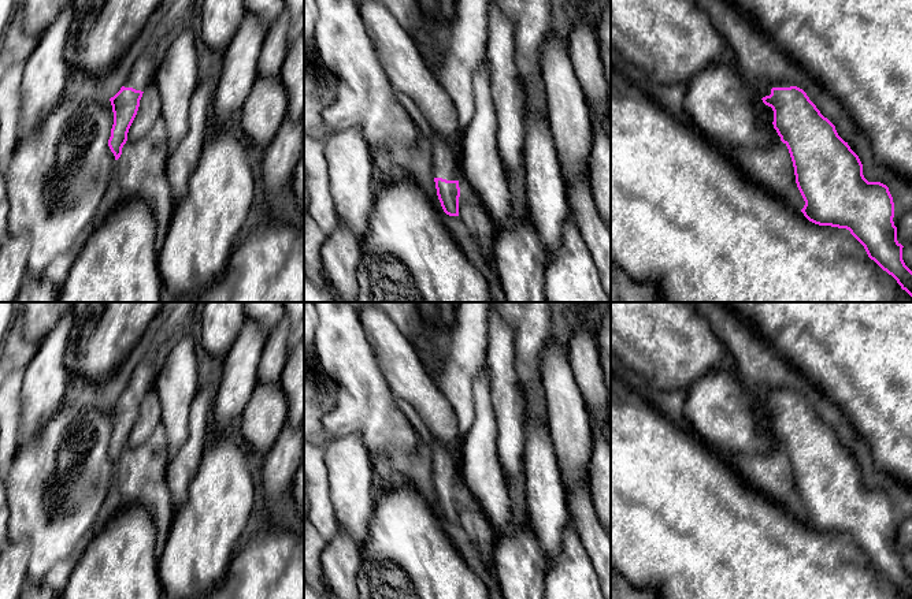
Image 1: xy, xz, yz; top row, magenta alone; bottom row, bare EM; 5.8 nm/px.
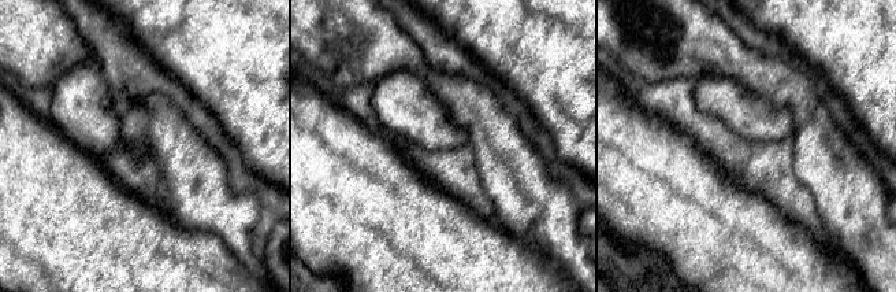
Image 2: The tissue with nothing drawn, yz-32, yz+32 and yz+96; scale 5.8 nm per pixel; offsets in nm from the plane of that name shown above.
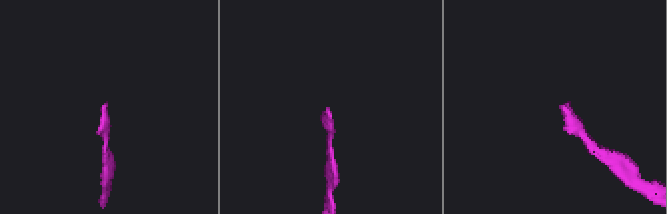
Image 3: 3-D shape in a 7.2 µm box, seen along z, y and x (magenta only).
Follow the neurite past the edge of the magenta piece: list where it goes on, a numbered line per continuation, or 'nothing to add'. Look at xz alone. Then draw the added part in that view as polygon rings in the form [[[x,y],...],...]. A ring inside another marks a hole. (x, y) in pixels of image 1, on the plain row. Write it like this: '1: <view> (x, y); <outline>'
1: xz (445, 468); [[[435,440],[427,451],[433,461],[433,483],[446,487],[459,487],[459,461],[453,457],[451,450],[444,443]]]

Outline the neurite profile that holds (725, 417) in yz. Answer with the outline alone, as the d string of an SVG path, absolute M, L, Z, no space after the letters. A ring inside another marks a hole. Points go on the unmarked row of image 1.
M712 369L686 390L683 416L711 451L730 461L733 455L768 455L782 449L774 431L759 432L761 408L726 369Z

